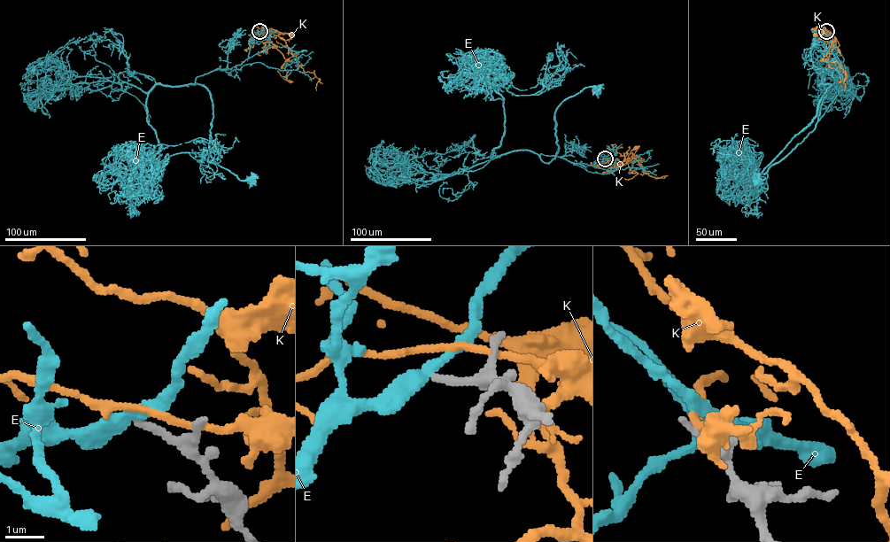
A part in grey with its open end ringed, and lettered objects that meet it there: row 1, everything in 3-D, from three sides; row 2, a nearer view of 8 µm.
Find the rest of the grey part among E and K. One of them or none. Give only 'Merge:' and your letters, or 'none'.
Merge: E

